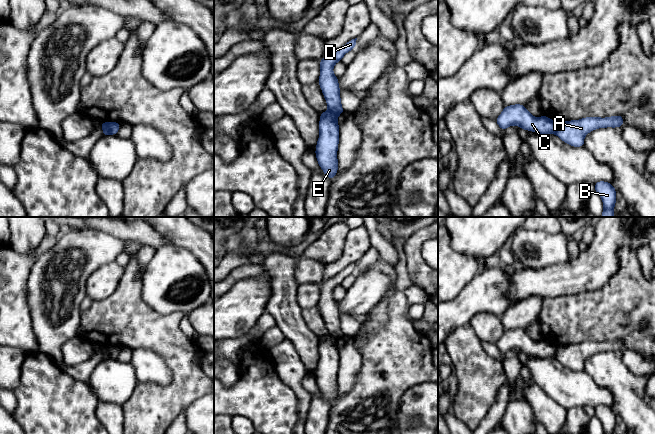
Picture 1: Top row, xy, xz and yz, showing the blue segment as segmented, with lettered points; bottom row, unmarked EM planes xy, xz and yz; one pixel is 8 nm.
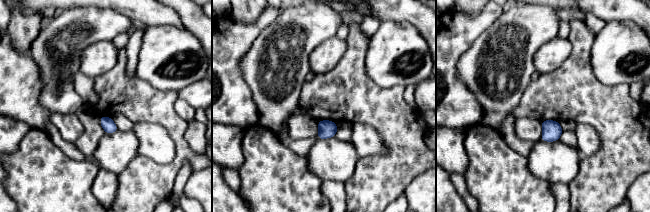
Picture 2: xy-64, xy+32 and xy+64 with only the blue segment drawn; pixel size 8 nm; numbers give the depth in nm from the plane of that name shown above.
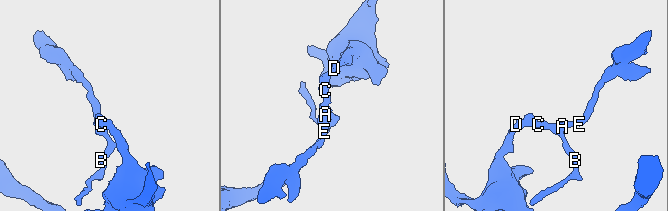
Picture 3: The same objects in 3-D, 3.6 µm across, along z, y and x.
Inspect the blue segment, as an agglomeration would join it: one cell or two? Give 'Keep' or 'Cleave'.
Cleave

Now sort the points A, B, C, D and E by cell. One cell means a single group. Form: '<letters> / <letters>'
A B E / C D

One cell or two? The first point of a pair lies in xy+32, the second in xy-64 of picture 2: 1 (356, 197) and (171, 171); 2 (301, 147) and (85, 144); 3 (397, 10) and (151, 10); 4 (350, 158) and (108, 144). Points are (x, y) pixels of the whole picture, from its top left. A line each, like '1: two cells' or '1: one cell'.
1: one cell
2: one cell
3: two cells
4: one cell

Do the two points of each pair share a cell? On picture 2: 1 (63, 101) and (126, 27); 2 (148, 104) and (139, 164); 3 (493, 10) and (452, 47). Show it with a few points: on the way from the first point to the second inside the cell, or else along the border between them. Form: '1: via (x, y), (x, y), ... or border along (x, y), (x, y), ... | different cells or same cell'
1: via (65, 75), (73, 61), (73, 51), (100, 27) | same cell
2: via (172, 126), (180, 158), (163, 168) | same cell
3: via (483, 20), (474, 25), (462, 37) | same cell

